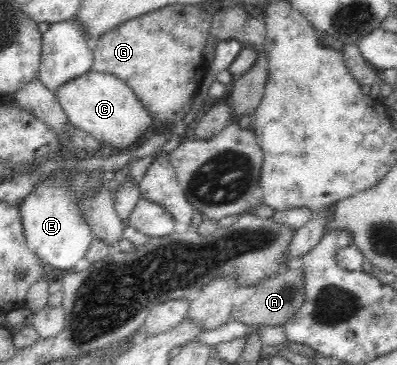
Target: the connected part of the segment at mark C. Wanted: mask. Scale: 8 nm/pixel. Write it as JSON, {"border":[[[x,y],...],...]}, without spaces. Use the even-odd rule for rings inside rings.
{"border":[[[90,69],[64,82],[54,93],[70,124],[121,153],[126,153],[130,145],[142,142],[142,133],[152,125],[151,114],[134,96],[132,88],[110,73]]]}

